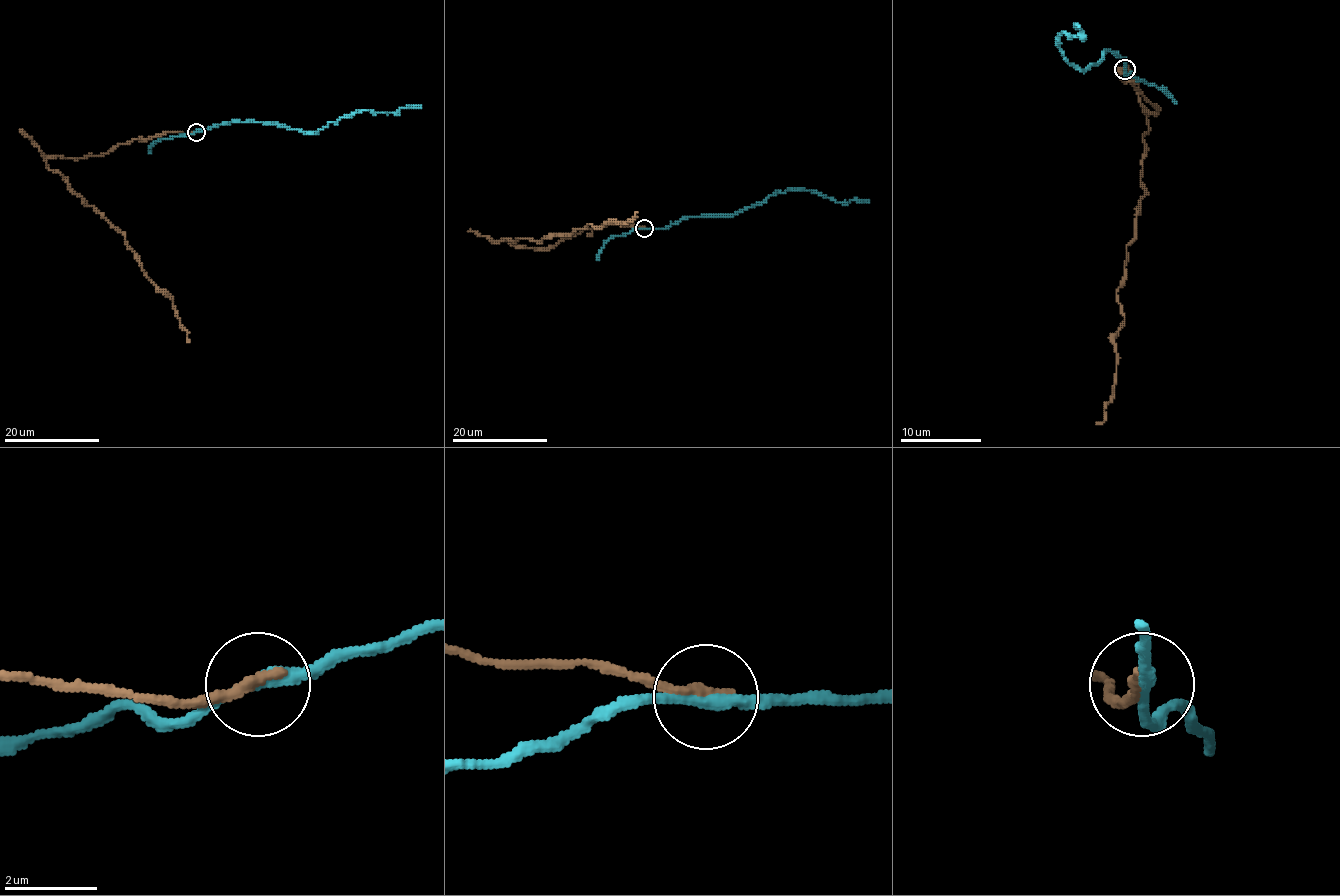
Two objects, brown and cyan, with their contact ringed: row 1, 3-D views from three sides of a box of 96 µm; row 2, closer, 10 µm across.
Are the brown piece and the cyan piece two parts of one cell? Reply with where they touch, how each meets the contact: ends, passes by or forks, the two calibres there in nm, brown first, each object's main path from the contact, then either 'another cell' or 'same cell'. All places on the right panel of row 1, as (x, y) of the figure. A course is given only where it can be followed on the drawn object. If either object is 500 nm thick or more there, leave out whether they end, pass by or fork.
place (1125, 69); brown ends; cyan passes by; calibres 240 and 280 nm; course brown (1124, 69), (1158, 108), (1144, 110), (1148, 192), (1116, 291), (1114, 396), (1096, 424); course cyan (1124, 69), (1124, 59), (1106, 51), (1088, 69), (1070, 63), (1058, 45), (1060, 35), (1080, 35), (1080, 25); another cell

